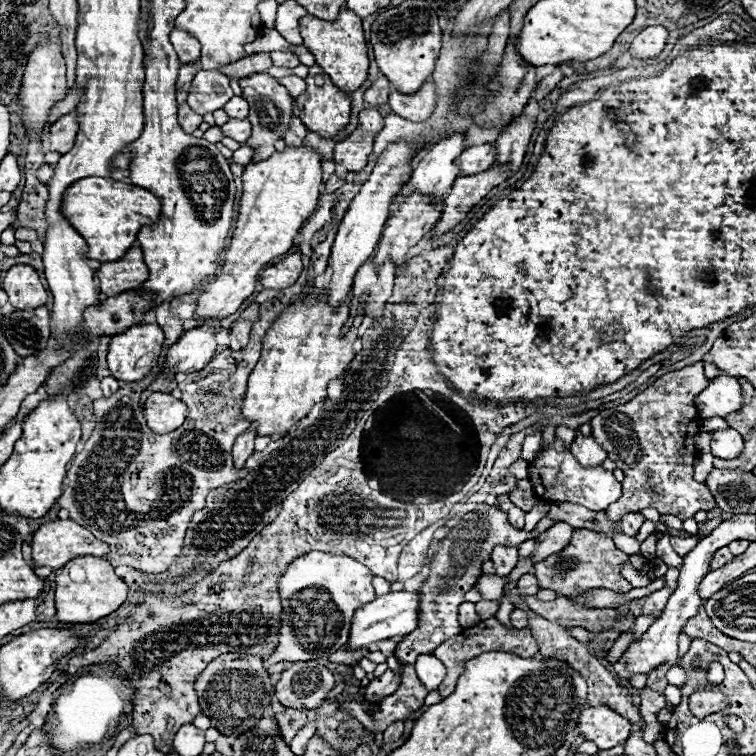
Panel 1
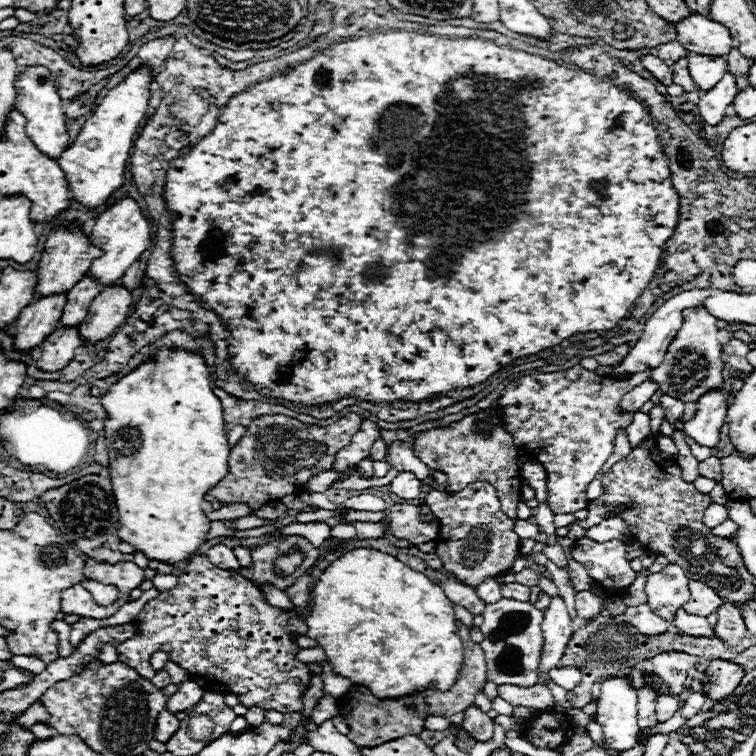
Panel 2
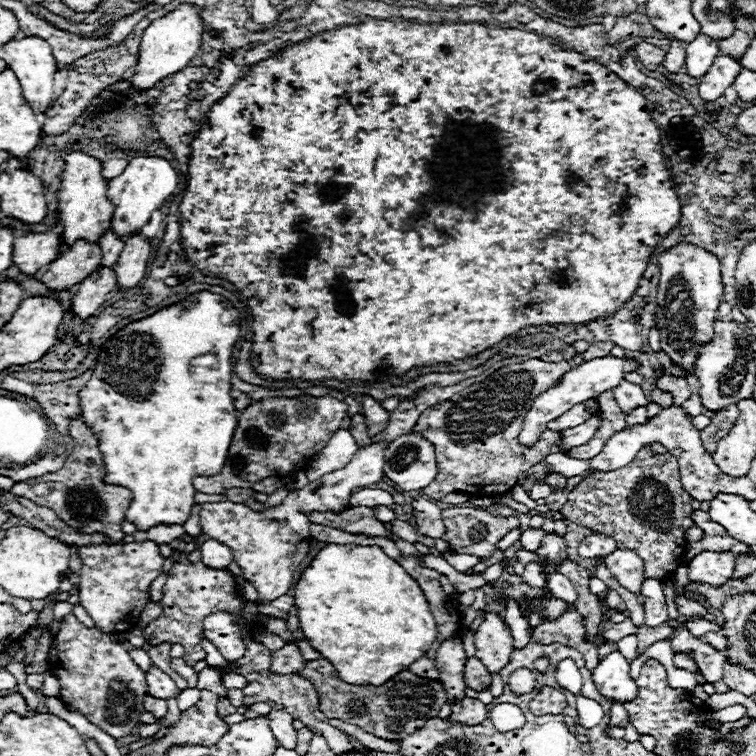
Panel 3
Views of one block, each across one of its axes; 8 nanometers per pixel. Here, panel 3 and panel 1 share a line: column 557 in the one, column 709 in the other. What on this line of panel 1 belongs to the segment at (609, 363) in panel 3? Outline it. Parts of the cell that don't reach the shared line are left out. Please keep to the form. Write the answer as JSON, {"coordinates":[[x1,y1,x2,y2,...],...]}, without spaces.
{"coordinates":[[720,374,716,380,708,384,700,396,696,396,696,408,700,418,712,418,712,416,728,416,732,412,738,412,742,408,744,396,740,382,736,378]]}

